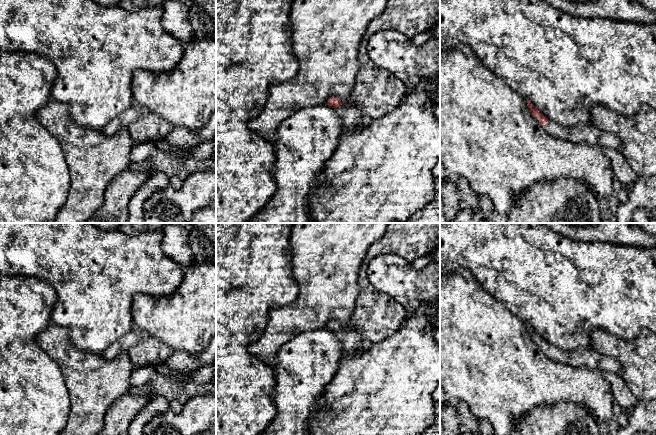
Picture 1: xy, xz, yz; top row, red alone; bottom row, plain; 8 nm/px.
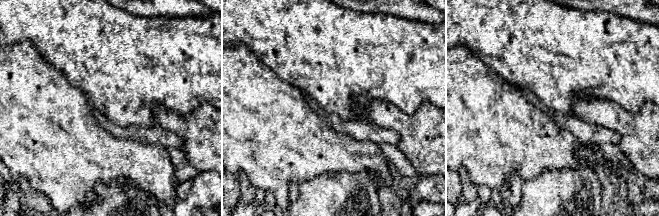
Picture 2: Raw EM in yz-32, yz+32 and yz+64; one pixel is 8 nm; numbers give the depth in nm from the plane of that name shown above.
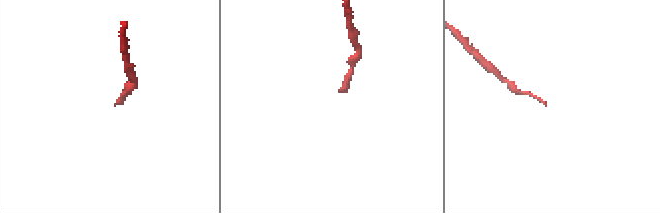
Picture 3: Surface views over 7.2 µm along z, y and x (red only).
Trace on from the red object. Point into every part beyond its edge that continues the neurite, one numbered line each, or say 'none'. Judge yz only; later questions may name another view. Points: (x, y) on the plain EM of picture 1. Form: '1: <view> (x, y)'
1: yz (590, 359)

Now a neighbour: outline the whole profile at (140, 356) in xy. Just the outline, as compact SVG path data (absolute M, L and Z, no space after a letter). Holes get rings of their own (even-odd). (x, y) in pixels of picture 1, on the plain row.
M146 336L128 350L133 367L156 366L167 361L174 350L159 339Z

